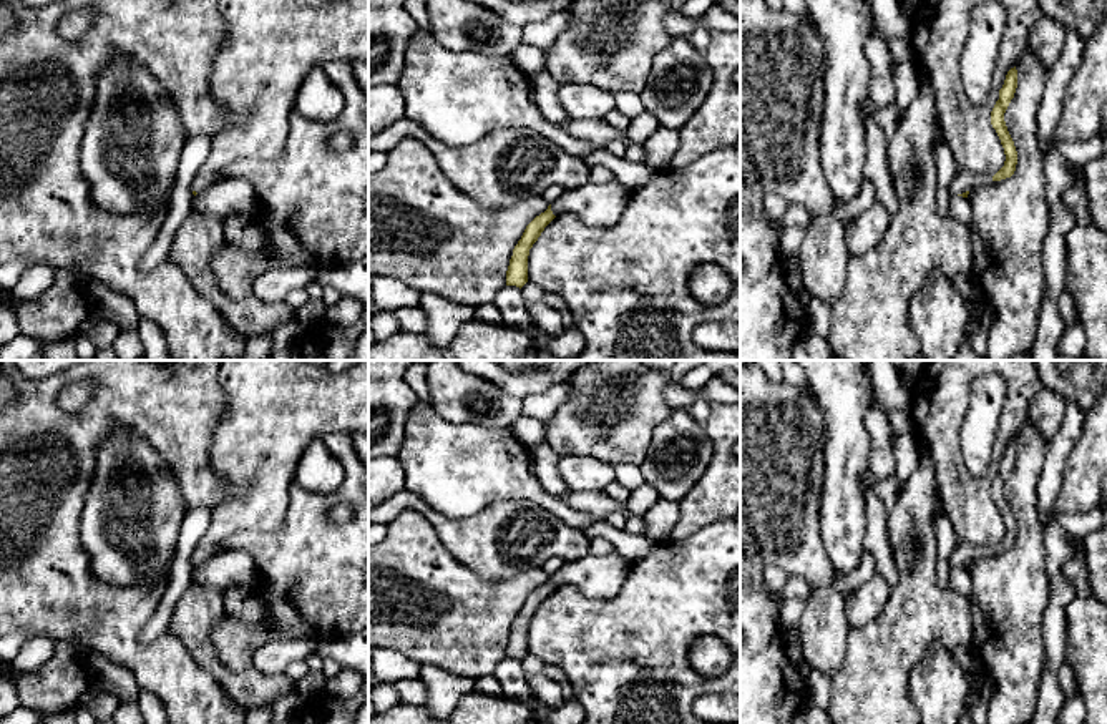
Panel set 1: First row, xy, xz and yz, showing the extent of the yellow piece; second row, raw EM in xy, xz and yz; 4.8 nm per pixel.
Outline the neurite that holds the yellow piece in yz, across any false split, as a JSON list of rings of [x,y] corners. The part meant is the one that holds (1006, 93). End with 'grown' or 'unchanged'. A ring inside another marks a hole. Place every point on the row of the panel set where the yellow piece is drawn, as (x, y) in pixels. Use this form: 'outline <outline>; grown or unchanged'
outline [[[1014,66],[1007,71],[1004,85],[999,90],[999,100],[996,101],[991,111],[991,125],[996,130],[1006,154],[1004,166],[992,176],[992,181],[1011,178],[1016,171],[1017,151],[1004,121],[1004,113],[1011,100],[1014,98],[1016,88],[1017,88],[1017,70]]]; unchanged

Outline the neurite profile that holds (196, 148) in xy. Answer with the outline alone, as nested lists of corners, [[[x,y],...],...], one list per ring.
[[[193,136],[186,139],[169,199],[169,211],[158,231],[154,242],[149,246],[149,249],[139,261],[141,271],[151,271],[153,267],[159,266],[164,259],[168,259],[174,232],[193,211],[194,194],[191,184],[196,173],[206,161],[209,149],[211,139],[206,136]]]

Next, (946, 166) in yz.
[[[941,139],[934,146],[934,158],[936,158],[936,166],[938,166],[938,209],[939,214],[953,219],[953,209],[951,209],[951,179],[956,174],[956,161],[953,156],[953,151],[946,139]]]

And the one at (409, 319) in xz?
[[[418,307],[400,309],[393,316],[402,332],[425,334],[425,316]]]

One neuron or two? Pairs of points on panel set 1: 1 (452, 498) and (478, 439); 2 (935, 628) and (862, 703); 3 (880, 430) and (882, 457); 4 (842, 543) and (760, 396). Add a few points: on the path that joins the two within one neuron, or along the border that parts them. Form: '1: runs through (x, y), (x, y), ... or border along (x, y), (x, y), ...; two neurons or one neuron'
1: runs through (457, 484), (457, 474), (477, 454); one neuron
2: runs through (915, 643), (875, 683); one neuron
3: runs through (882, 437), (882, 450); one neuron
4: border along (825, 464), (820, 490), (820, 540); two neurons

